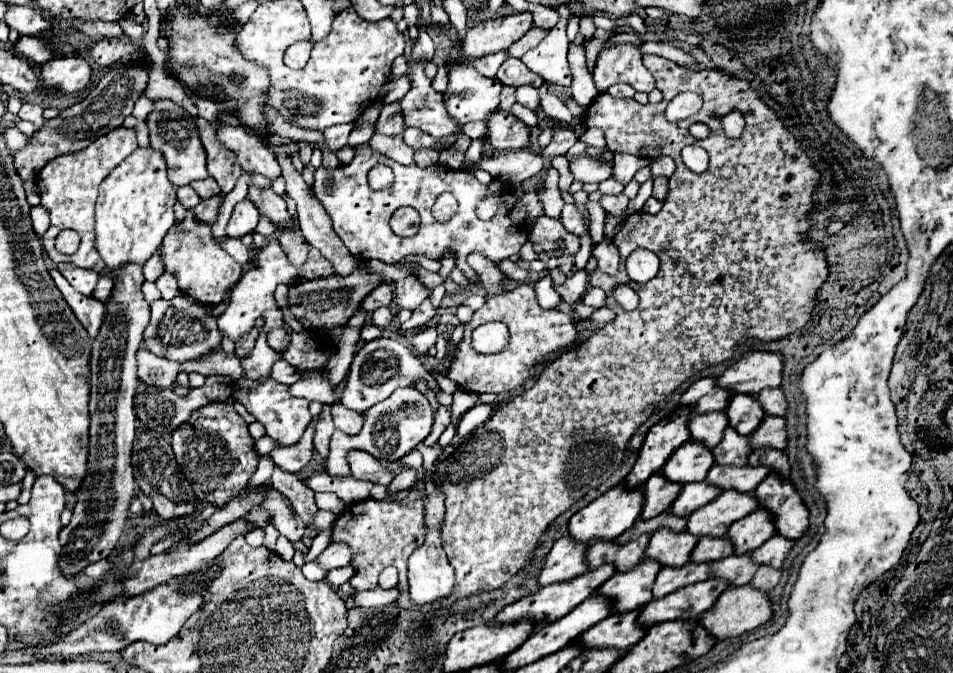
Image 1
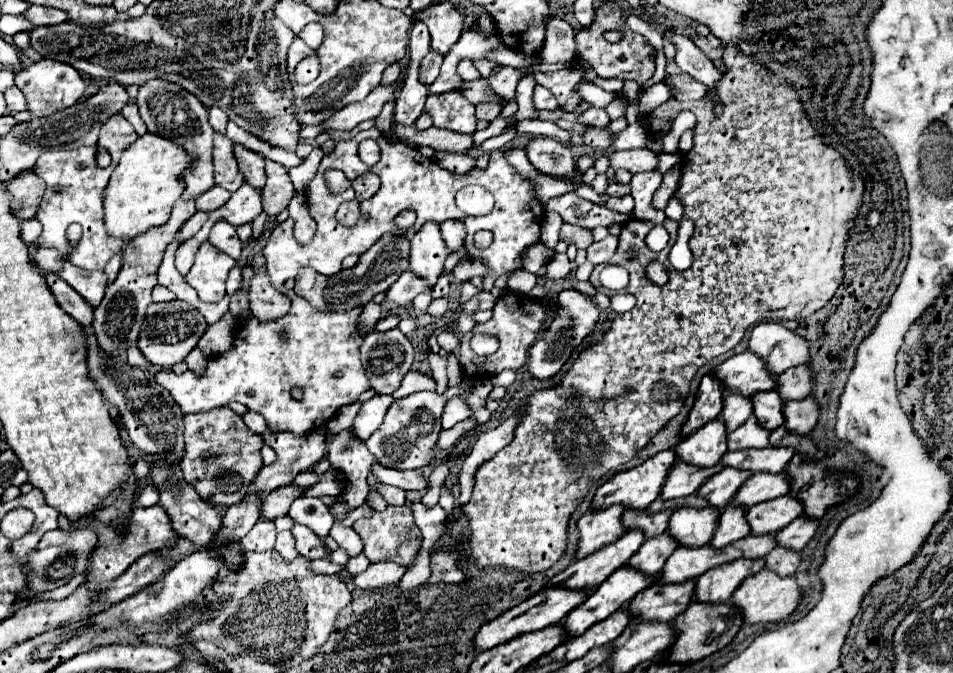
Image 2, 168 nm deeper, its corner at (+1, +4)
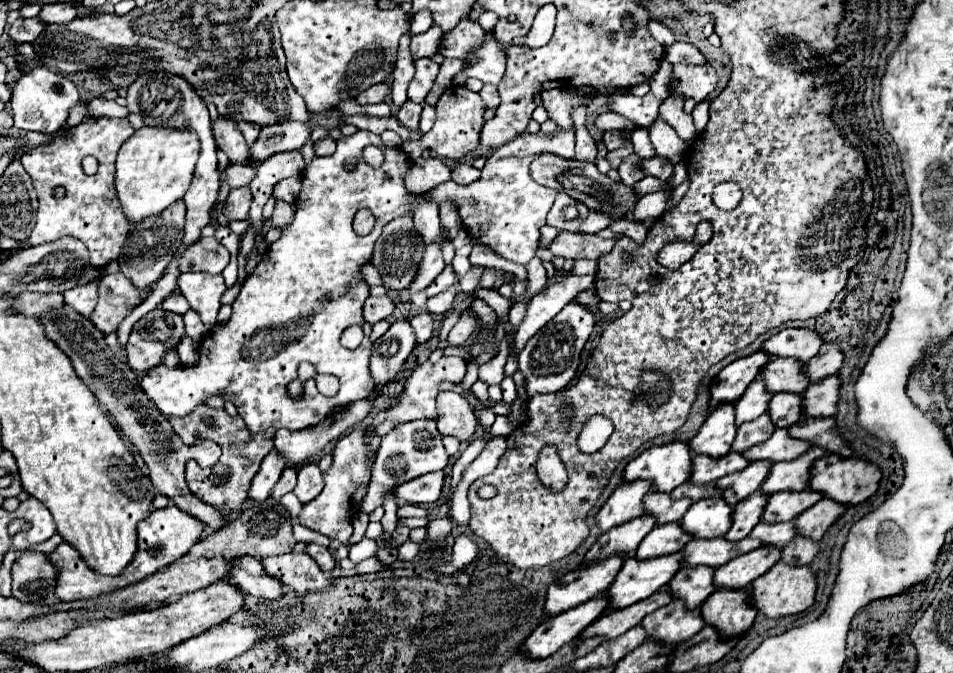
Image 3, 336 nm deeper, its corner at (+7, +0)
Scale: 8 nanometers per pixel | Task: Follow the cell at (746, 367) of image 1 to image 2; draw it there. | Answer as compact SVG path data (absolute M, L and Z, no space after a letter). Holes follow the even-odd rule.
M780 322L758 324L750 336L750 352L766 358L772 374L782 374L788 368L810 360L808 340Z

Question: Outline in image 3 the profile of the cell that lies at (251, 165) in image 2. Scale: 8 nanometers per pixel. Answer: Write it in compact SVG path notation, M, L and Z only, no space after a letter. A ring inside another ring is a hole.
M218 118L214 124L214 138L216 144L226 152L226 156L230 158L232 164L252 164L250 162L250 154L248 154L248 146L244 142L244 136L236 130L236 124L224 118Z

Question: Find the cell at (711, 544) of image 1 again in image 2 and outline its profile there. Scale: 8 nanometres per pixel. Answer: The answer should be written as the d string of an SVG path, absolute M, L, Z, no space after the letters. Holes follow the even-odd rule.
M734 506L734 508L726 508L720 516L720 524L718 530L712 538L714 548L726 548L732 542L744 538L750 534L750 524L746 520L746 508L744 506Z

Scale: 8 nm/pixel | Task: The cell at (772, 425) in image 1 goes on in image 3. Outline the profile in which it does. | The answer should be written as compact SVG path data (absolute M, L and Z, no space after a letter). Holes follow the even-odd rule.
M828 376L820 384L810 384L802 394L802 414L808 418L828 418L836 414L840 378Z

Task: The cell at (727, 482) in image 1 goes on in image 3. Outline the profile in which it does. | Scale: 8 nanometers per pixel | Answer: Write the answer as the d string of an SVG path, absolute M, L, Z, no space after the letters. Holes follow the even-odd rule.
M776 428L770 440L742 452L742 456L748 462L760 462L760 460L790 462L790 460L796 460L798 456L802 456L808 448L810 448L808 442L800 442L796 438L790 438L784 428Z

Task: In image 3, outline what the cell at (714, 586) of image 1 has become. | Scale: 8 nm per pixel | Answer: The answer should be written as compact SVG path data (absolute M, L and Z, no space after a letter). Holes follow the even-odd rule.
M762 546L754 552L736 556L728 564L714 570L714 586L728 590L744 590L752 580L768 572L780 560L780 548Z

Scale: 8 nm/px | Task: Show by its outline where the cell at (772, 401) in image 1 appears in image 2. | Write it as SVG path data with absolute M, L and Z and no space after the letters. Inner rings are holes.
M800 364L778 376L778 394L784 400L804 400L812 392L810 364Z

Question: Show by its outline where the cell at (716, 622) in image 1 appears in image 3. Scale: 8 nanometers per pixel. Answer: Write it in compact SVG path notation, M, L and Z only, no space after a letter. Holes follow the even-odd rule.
M778 562L766 574L756 578L750 584L748 592L760 614L764 614L766 618L780 618L780 616L800 614L812 606L816 594L816 580L810 566L788 566L784 562Z

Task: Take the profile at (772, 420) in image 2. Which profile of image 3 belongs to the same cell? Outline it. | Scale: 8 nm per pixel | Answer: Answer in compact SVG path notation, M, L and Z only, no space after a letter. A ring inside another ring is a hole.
M774 394L768 402L768 414L776 428L788 428L802 416L800 394Z

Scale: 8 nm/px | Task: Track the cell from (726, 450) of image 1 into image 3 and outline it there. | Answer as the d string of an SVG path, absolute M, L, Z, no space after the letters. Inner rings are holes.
M762 414L762 416L758 416L758 418L752 420L752 422L744 422L744 424L738 428L738 434L736 434L734 442L732 442L732 450L744 452L744 450L748 450L748 448L752 448L752 446L756 446L756 444L762 444L764 440L768 440L768 438L772 436L774 430L776 430L776 428L774 428L774 424L770 422L768 414L766 414L766 416Z

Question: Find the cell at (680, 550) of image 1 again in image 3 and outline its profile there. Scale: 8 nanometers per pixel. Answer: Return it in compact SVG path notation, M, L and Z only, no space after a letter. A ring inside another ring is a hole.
M722 498L698 500L682 516L680 526L694 538L720 538L730 528L732 508Z

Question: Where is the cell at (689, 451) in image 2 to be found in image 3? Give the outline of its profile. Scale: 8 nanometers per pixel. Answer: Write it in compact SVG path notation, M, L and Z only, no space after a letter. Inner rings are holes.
M722 404L708 414L698 434L692 440L688 440L688 446L696 454L722 458L730 452L734 436L736 436L734 408L732 404Z

